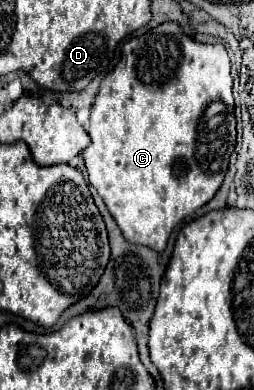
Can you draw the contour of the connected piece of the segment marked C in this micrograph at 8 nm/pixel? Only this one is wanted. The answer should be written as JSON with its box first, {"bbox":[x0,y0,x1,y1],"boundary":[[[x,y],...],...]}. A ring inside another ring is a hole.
{"bbox":[82,23,236,253],"boundary":[[[162,23],[162,25],[154,27],[152,31],[140,35],[140,37],[132,37],[130,41],[124,43],[122,57],[120,57],[118,65],[104,77],[104,81],[100,85],[100,91],[98,91],[94,105],[92,105],[88,135],[90,135],[90,145],[82,153],[84,163],[88,165],[88,179],[94,185],[94,189],[98,191],[98,195],[104,199],[104,203],[106,203],[108,211],[112,213],[112,217],[116,219],[124,239],[128,239],[130,243],[136,243],[136,245],[152,247],[154,251],[162,253],[166,249],[166,243],[168,243],[172,229],[184,217],[188,217],[190,213],[200,209],[204,203],[208,203],[216,195],[216,191],[220,189],[224,175],[228,171],[228,159],[230,159],[234,145],[236,145],[236,115],[234,115],[234,99],[232,99],[232,75],[230,75],[230,59],[228,59],[224,45],[220,45],[220,43],[216,43],[216,45],[198,43],[192,37],[184,35],[176,23]]]}

